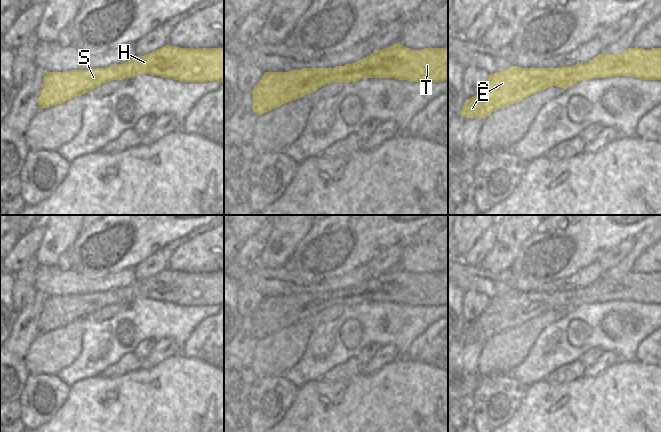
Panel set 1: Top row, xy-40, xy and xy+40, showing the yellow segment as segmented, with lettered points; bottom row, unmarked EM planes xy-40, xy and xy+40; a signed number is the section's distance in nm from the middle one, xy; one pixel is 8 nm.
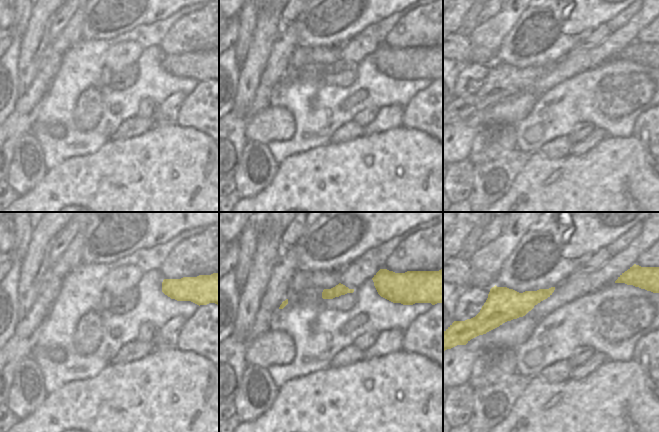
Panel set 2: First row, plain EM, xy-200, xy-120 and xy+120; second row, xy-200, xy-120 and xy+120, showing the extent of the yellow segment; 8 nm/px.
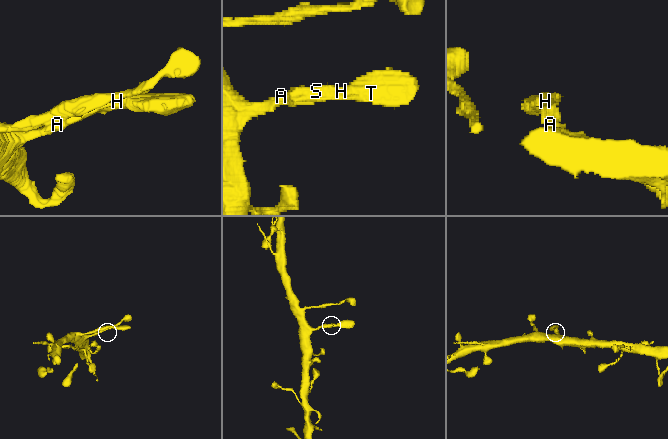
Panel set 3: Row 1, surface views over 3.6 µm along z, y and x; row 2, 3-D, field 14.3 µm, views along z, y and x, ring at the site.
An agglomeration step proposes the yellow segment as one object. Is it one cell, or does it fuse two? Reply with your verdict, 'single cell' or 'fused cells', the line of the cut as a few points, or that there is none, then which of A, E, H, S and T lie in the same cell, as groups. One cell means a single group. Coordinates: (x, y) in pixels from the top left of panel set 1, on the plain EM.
single cell; cut none; groups A E H S T

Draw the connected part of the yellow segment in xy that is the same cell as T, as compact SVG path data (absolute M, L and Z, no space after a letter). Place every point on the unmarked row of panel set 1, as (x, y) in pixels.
M398 267L344 290L265 296L251 316L253 335L260 340L326 308L356 306L362 302L444 306L448 304L448 272L412 274Z

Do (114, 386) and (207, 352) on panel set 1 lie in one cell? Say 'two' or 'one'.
two

